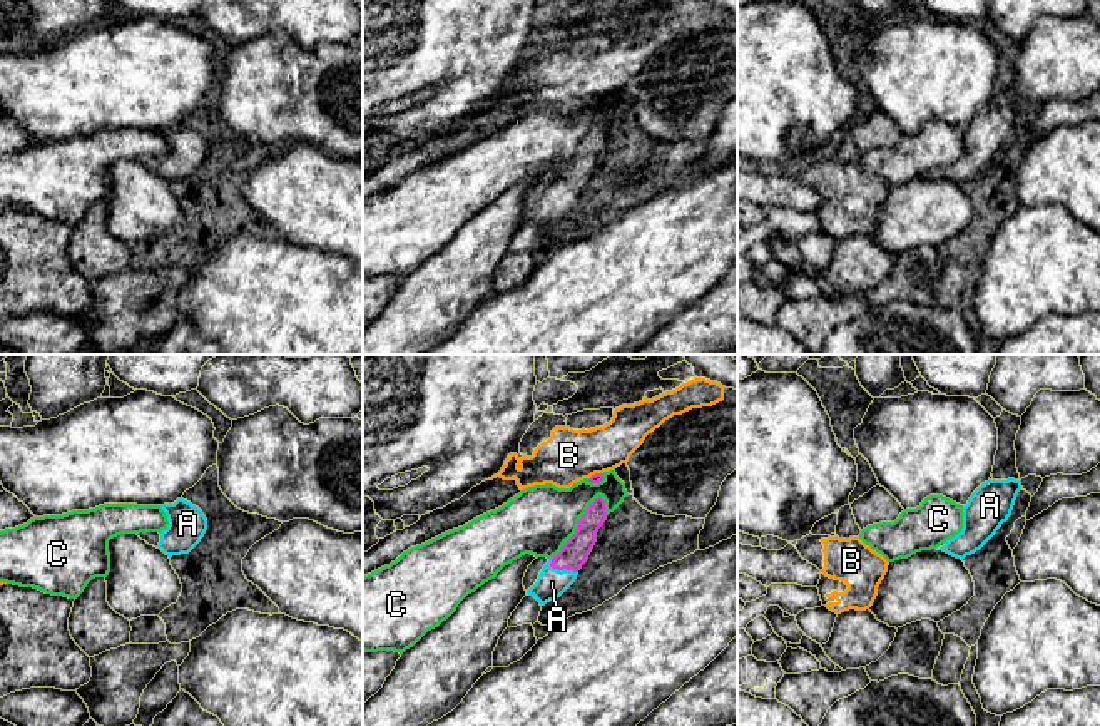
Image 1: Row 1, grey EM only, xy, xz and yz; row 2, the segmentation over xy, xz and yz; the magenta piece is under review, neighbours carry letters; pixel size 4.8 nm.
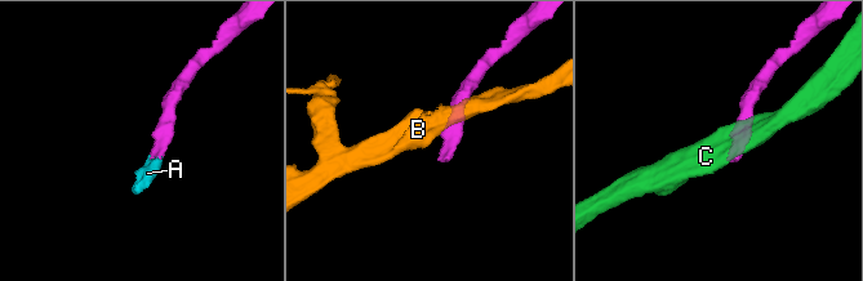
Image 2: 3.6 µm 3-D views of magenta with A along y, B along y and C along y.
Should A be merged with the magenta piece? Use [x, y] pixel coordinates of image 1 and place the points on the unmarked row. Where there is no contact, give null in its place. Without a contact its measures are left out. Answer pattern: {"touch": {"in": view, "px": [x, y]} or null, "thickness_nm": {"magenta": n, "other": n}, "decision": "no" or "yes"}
{"touch": {"in": "xz", "px": [564, 193]}, "thickness_nm": {"magenta": 140, "other": 140}, "decision": "yes"}

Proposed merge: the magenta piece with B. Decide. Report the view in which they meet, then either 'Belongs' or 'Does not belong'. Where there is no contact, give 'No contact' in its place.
Touches magenta in xz. Does not belong

